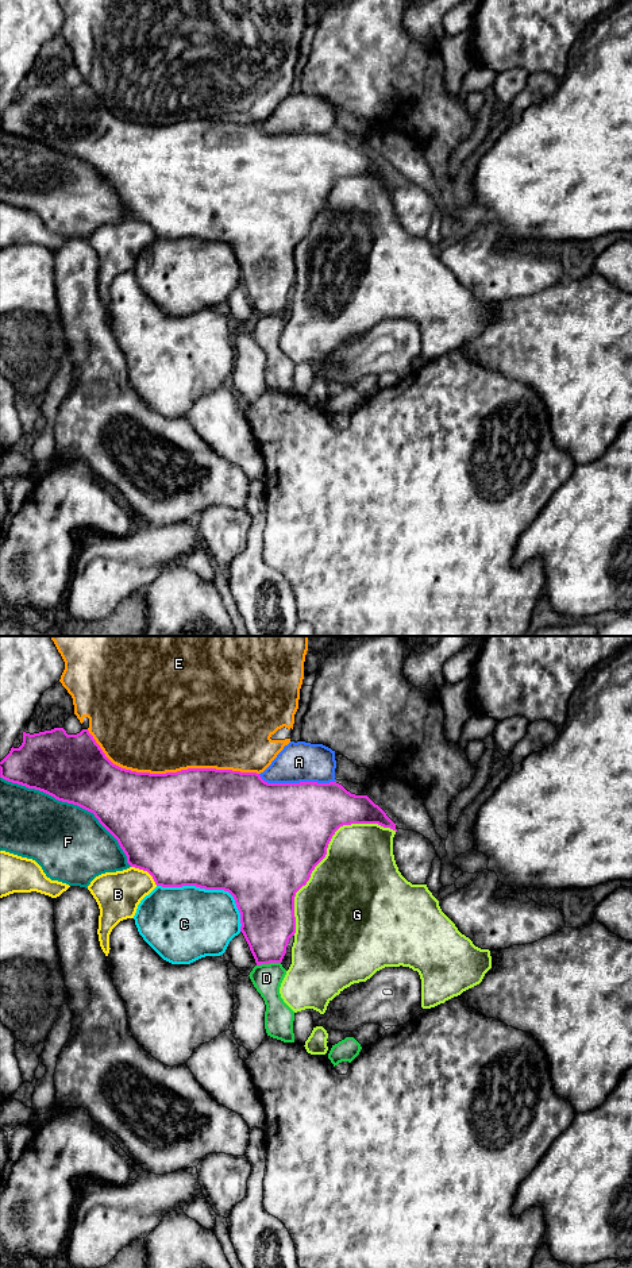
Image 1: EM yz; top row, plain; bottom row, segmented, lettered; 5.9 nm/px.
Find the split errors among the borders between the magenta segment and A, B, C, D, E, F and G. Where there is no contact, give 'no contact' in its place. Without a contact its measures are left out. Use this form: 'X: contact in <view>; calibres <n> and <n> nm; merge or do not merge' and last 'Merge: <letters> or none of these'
A: contact in yz; calibres 500 and 240 nm; do not merge
B: contact in yz; calibres 500 and 280 nm; do not merge
C: contact in yz; calibres 500 and 440 nm; do not merge
D: contact in yz; calibres 320 and 180 nm; do not merge
E: contact in yz; calibres 500 and 500 nm; do not merge
F: contact in yz; calibres 400 and 440 nm; do not merge
G: contact in yz; calibres 480 and 500 nm; do not merge
Merge: none of these

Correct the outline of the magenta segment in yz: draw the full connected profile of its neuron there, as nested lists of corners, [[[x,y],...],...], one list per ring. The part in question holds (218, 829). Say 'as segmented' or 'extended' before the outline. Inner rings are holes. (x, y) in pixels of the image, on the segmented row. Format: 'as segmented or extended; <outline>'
as segmented; [[[54,728],[51,731],[34,735],[23,732],[22,745],[19,748],[12,747],[9,754],[0,762],[0,778],[28,789],[43,791],[58,801],[77,805],[93,813],[99,822],[117,840],[120,848],[127,856],[127,863],[131,867],[147,871],[153,876],[157,886],[196,886],[205,890],[228,891],[234,897],[236,907],[240,913],[240,932],[250,947],[257,966],[282,961],[286,953],[289,939],[296,933],[296,893],[307,884],[315,867],[325,857],[328,844],[340,826],[351,824],[378,824],[384,828],[390,828],[397,832],[396,824],[367,795],[351,794],[336,782],[267,783],[257,772],[240,772],[216,768],[188,768],[166,774],[136,772],[113,764],[105,756],[88,729],[82,729],[77,735],[68,735],[63,728]]]

